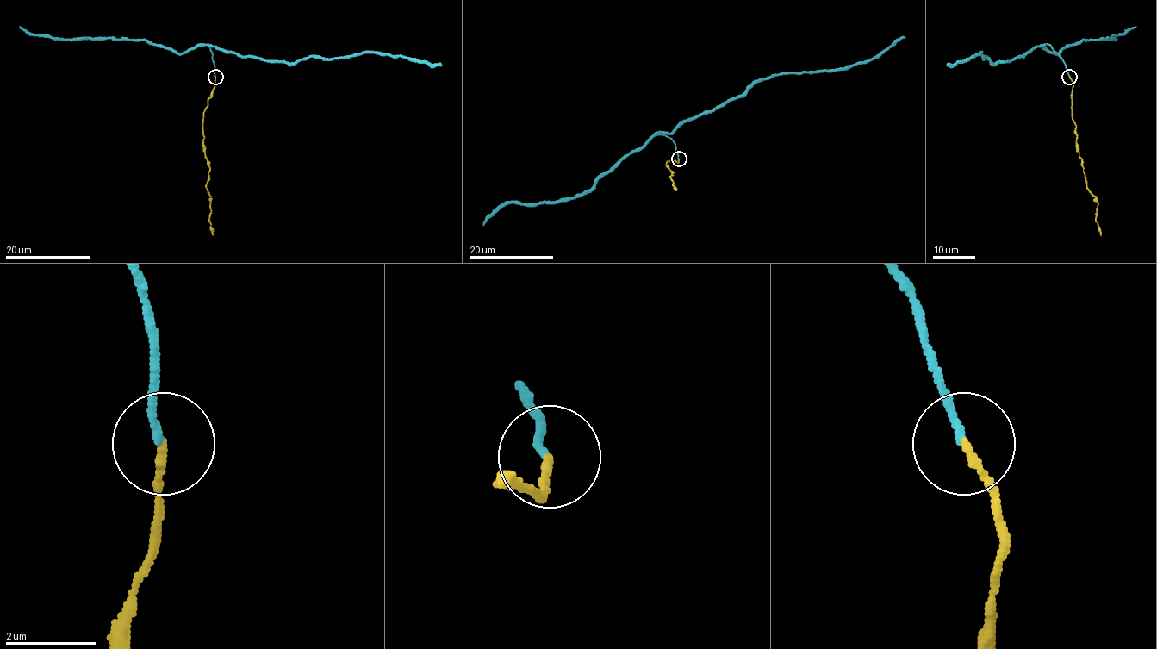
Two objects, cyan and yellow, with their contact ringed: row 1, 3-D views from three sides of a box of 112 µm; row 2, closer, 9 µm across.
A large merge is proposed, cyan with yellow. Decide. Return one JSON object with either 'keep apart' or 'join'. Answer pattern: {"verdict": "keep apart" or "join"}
{"verdict": "join"}

